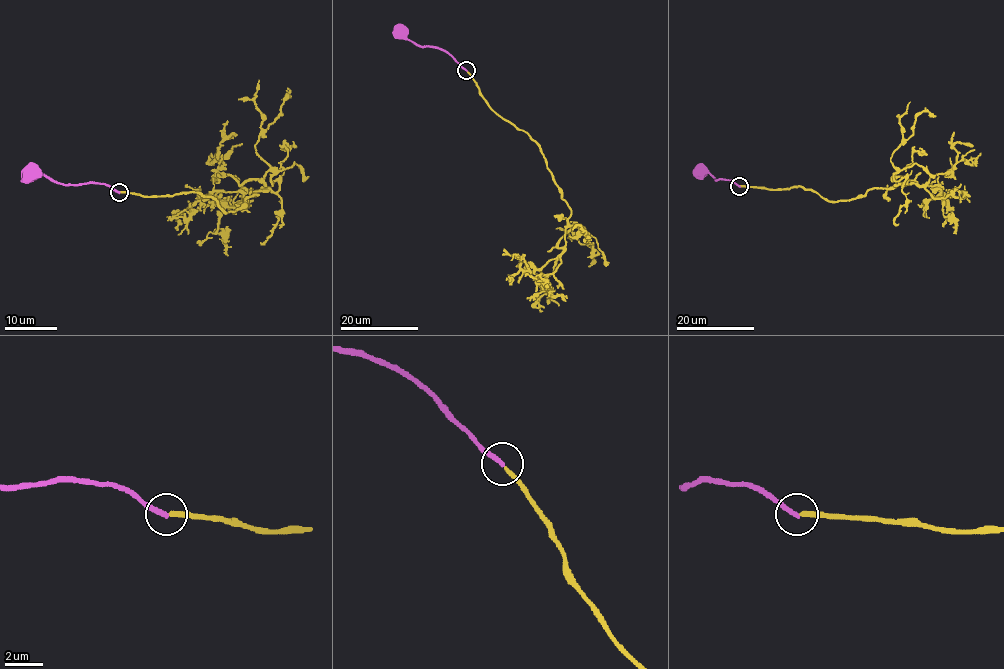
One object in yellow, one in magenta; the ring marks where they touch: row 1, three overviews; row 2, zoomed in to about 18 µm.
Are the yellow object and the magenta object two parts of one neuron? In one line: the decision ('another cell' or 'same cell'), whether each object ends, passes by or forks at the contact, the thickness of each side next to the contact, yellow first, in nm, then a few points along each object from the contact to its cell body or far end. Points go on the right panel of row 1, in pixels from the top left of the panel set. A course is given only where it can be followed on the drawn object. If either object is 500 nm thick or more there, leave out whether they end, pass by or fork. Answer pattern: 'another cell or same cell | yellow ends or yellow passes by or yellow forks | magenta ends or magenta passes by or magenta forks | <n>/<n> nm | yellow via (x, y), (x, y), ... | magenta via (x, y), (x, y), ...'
another cell | yellow ends | magenta ends | 220/260 nm | yellow via (739, 186), (802, 186), (832, 202), (902, 186), (892, 153), (918, 116), (935, 116) | magenta via (739, 186), (730, 180), (716, 180), (708, 172), (701, 173)

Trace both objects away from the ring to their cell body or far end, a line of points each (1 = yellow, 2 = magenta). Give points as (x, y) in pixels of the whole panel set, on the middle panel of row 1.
1: (467, 70), (486, 104), (539, 146), (571, 211), (568, 223), (587, 235), (569, 223), (591, 249), (589, 266)
2: (466, 70), (447, 53), (416, 45), (401, 32)

